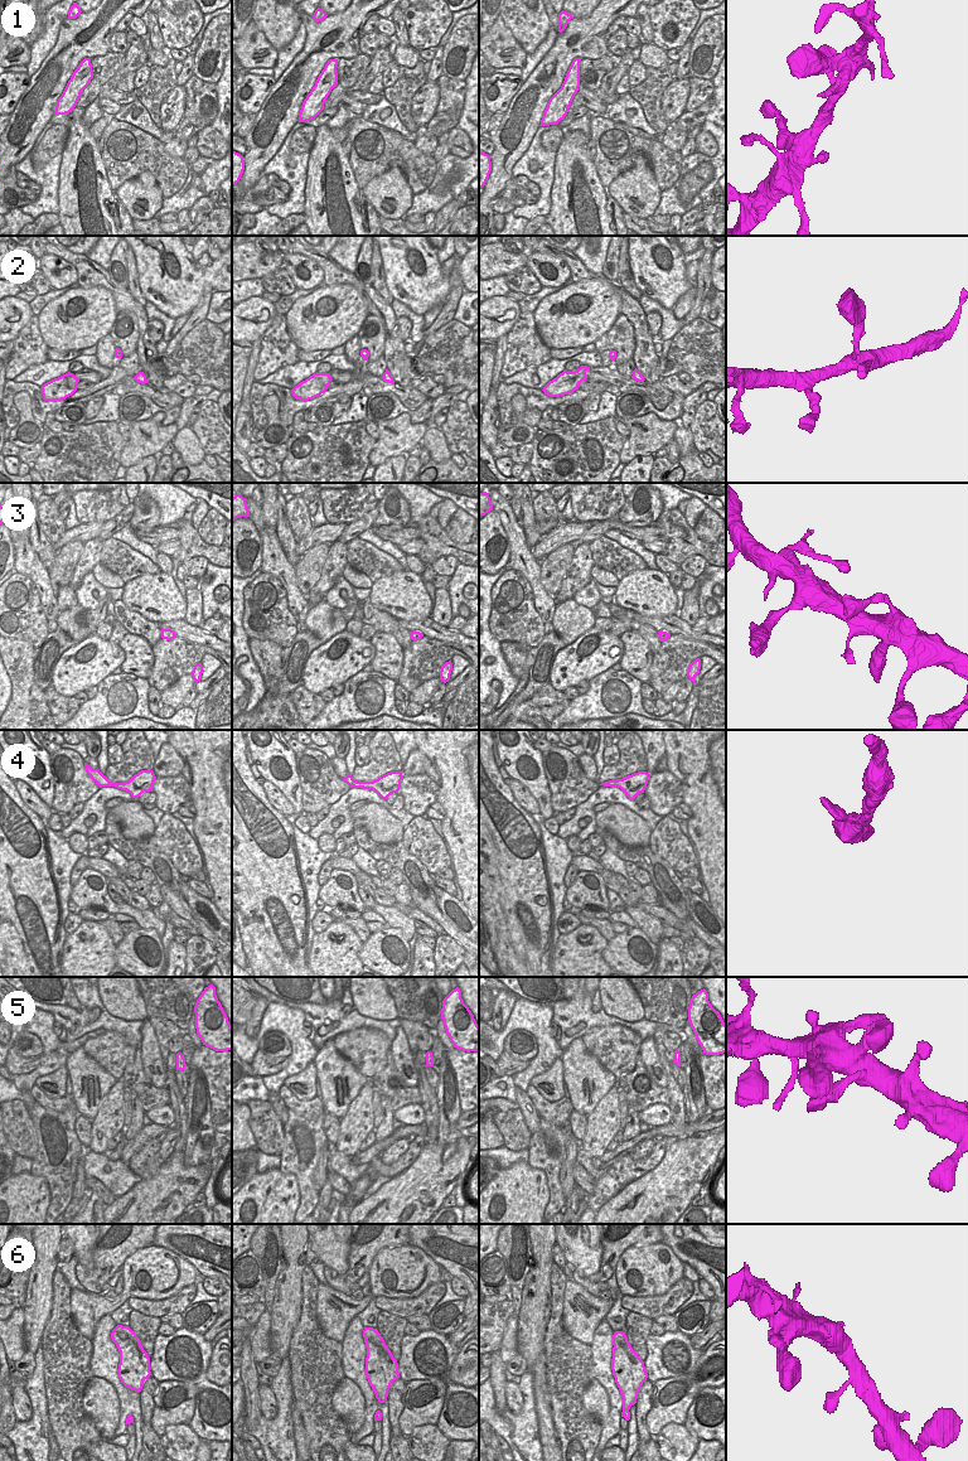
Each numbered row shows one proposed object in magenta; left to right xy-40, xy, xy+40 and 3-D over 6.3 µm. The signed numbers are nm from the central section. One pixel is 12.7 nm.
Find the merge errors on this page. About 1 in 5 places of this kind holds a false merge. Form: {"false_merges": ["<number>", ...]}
{"false_merges": []}

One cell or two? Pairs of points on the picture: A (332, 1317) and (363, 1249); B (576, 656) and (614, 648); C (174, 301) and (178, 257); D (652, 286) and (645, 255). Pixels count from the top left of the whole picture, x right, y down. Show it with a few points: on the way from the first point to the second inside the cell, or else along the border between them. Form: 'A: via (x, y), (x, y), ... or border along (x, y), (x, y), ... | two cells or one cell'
A: border along (328, 1283), (351, 1296) | two cells
B: via (585, 652), (605, 649) | one cell
C: via (174, 290), (174, 282), (180, 276), (180, 269) | one cell
D: via (652, 279), (652, 262) | one cell

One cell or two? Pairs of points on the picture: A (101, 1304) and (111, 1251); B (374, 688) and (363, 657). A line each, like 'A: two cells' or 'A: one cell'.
A: two cells
B: two cells

